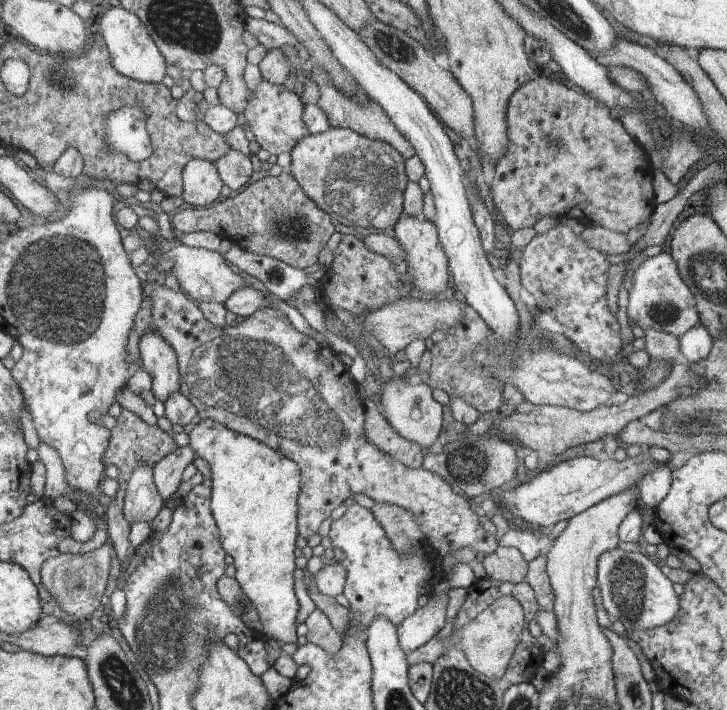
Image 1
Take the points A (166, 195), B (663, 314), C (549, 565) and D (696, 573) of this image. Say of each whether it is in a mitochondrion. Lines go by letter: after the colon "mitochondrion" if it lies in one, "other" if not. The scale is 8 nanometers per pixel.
A: other
B: mitochondrion
C: other
D: other

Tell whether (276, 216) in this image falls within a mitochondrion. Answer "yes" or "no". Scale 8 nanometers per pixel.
yes

